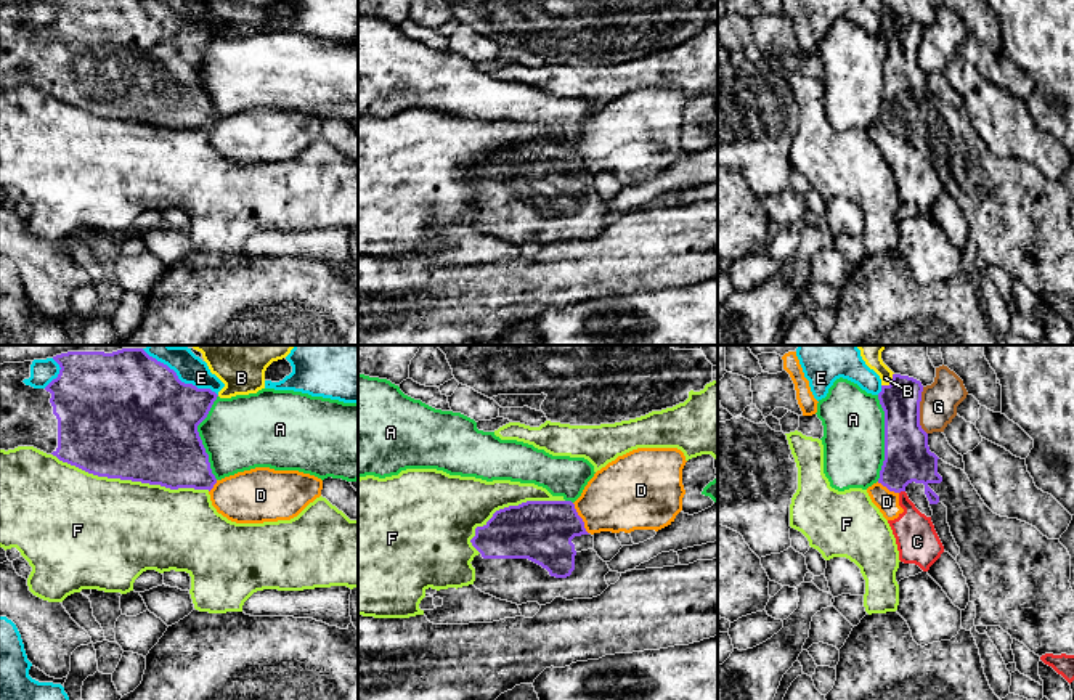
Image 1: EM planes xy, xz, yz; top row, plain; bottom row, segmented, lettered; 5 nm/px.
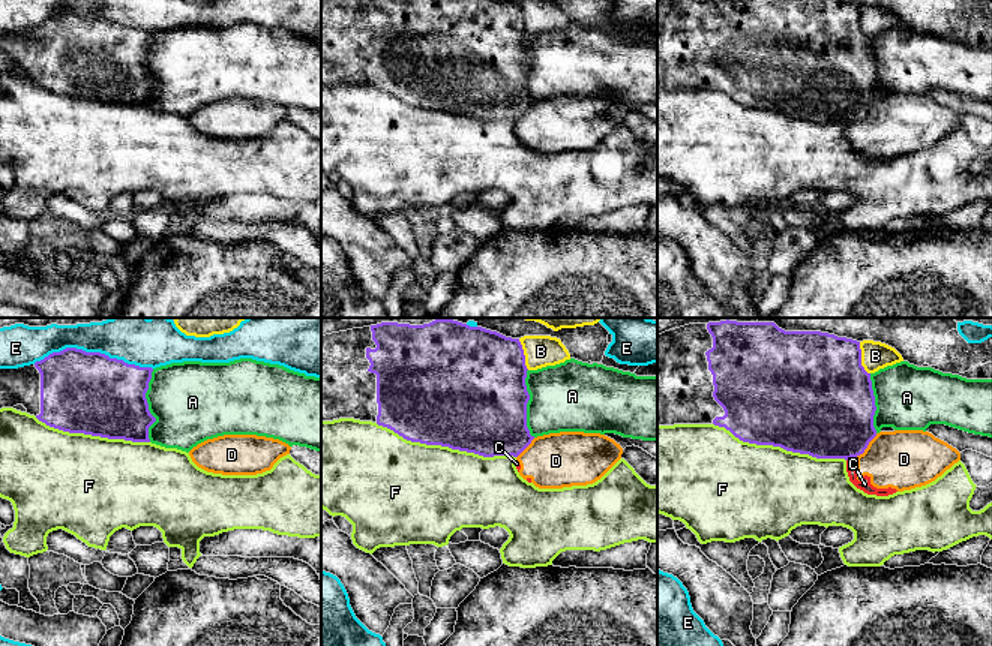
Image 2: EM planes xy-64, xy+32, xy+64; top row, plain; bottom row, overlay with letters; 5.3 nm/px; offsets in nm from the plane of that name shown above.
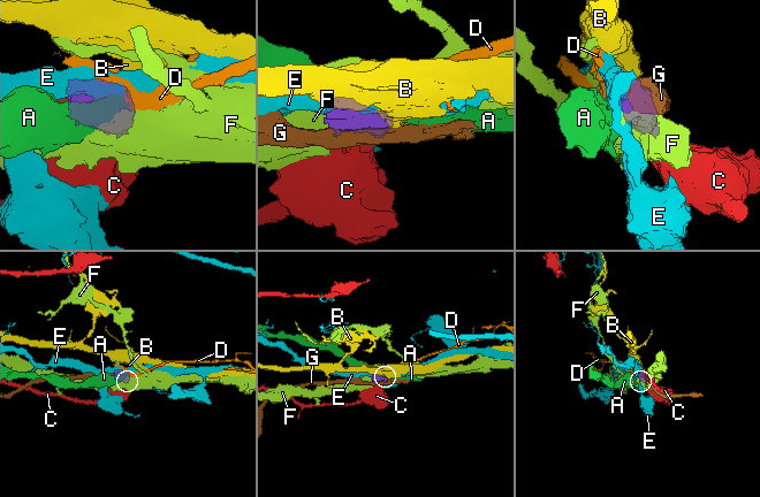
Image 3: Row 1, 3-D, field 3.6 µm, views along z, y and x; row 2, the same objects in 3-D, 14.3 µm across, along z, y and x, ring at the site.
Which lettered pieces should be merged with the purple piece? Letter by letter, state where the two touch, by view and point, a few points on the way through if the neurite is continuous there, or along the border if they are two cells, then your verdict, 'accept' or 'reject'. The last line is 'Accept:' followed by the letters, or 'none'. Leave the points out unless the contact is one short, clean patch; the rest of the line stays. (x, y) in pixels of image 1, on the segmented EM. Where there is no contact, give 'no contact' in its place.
A: yz (885, 439) | reject
B: yz (891, 381) | along yz (893, 373), (893, 378), (882, 386) | reject
C: yz (901, 490) | along yz (904, 490), (899, 493) | reject
D: xz (581, 519) | along xz (572, 503), (588, 533) | reject
E: xy (177, 378) | reject
F: xy (130, 479) | reject
G: yz (919, 411) | reject
Accept: none

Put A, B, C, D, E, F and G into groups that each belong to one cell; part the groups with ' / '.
A / B / C D / E / F / G

